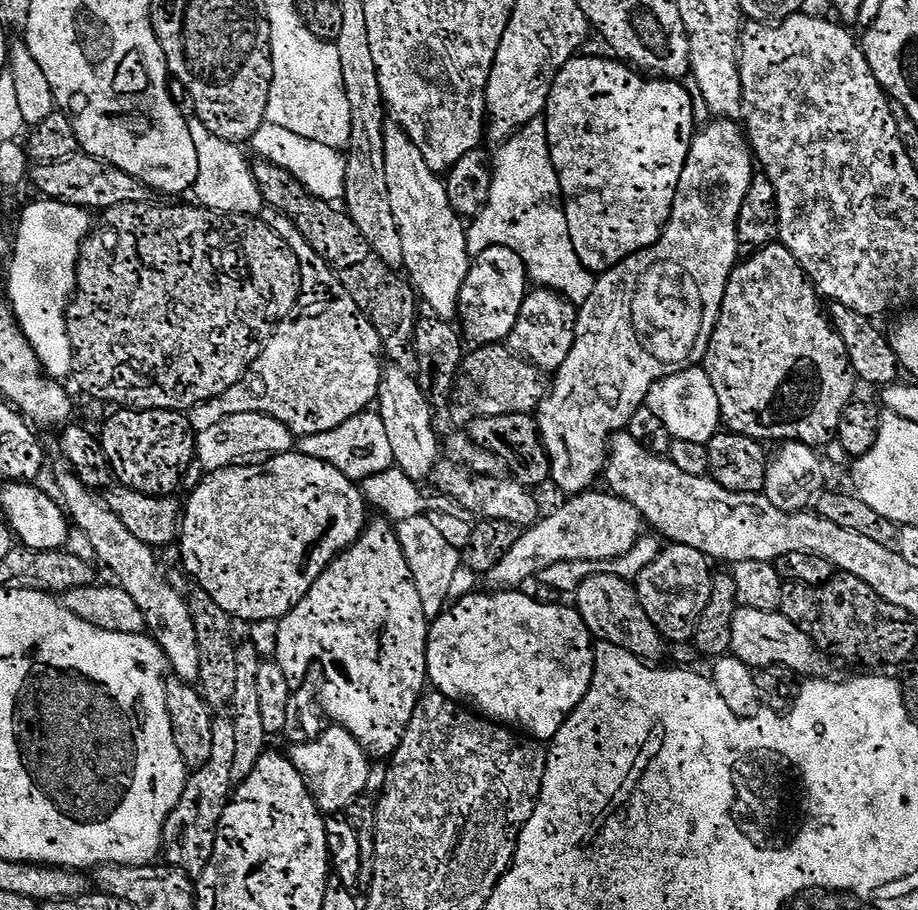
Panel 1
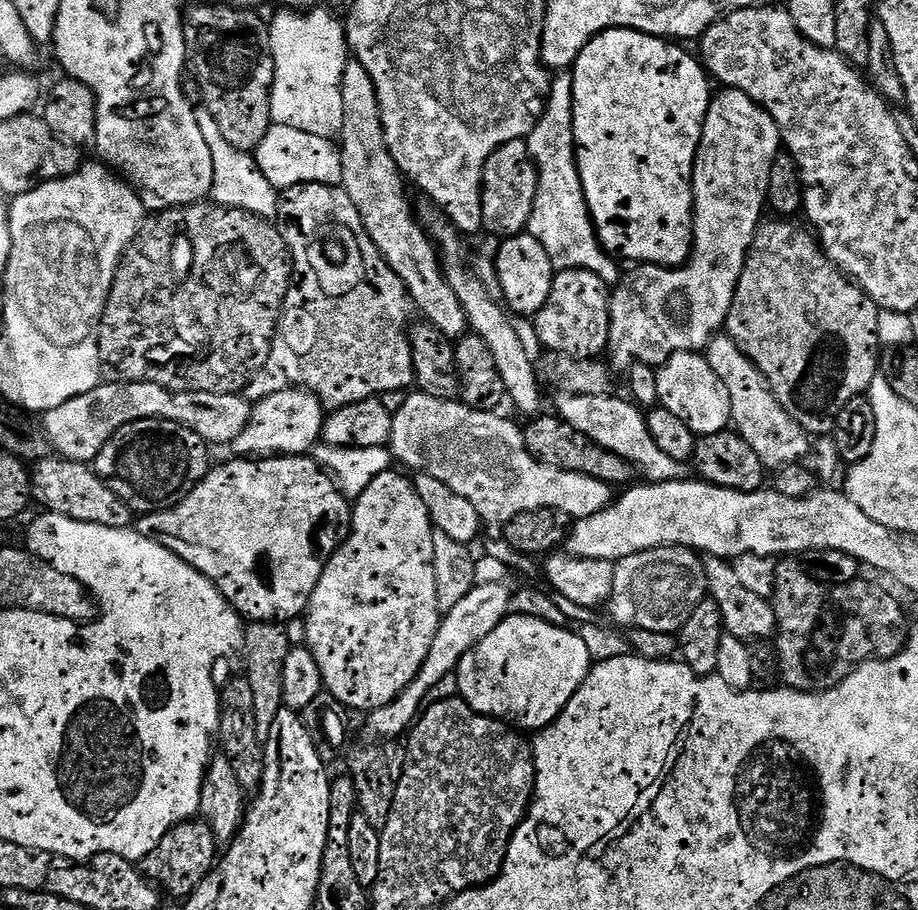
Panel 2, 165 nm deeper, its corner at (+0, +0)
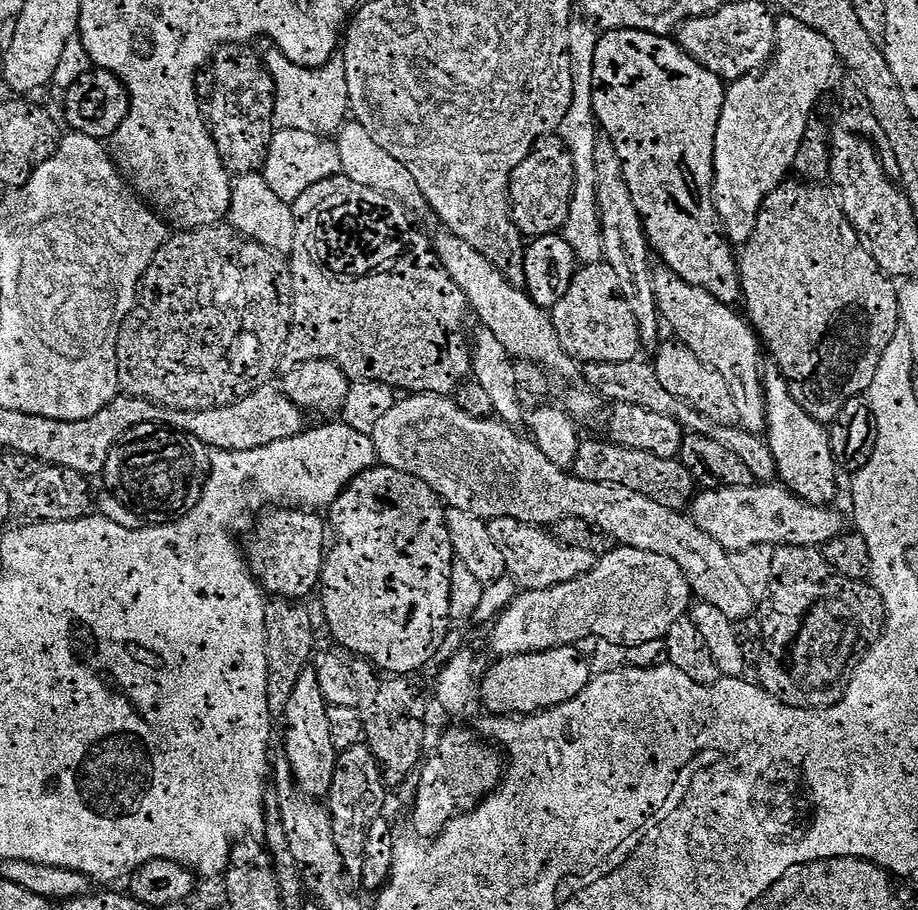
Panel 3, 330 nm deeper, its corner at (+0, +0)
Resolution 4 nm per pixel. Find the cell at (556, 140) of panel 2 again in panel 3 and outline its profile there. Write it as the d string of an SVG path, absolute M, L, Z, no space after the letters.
M584 18L573 19L568 33L570 34L570 78L574 82L574 94L570 98L570 110L566 110L566 118L562 118L560 123L558 135L562 142L566 142L570 150L570 158L574 158L574 194L570 202L570 210L566 214L562 235L566 242L570 242L576 259L581 265L598 264L604 259L604 247L602 246L602 222L596 197L598 125L592 101L592 79L594 78L594 54L598 50L600 36L597 29Z

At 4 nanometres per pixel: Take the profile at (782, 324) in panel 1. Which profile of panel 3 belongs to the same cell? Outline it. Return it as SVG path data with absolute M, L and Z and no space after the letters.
M788 178L765 198L757 215L757 225L747 244L743 245L738 256L740 266L740 285L744 291L742 297L743 307L748 307L746 319L753 328L756 335L760 337L763 347L772 354L775 367L779 368L781 374L788 379L790 394L806 410L808 414L819 420L821 424L828 426L836 419L836 416L850 402L850 398L864 396L869 386L874 382L874 374L878 370L878 362L882 362L882 354L886 354L886 346L890 346L890 338L901 328L900 322L900 294L893 277L887 276L878 266L878 262L872 256L867 243L862 239L856 228L846 218L846 214L840 205L840 197L831 187L824 184L810 184L803 178Z

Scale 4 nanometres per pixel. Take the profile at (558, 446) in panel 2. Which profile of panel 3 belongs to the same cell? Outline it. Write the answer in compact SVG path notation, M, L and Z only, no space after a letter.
M581 439L578 454L570 469L573 476L586 482L623 484L626 490L634 490L638 494L666 506L667 509L683 511L689 505L696 492L696 483L679 459L662 459L649 452L624 448L621 444L604 440Z

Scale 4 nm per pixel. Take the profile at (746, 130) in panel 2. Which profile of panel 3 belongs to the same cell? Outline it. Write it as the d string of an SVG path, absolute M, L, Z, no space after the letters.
M784 14L776 22L776 51L773 52L771 60L761 71L744 76L741 80L731 81L727 85L722 118L718 118L718 134L714 138L715 182L712 197L715 199L715 208L725 226L725 232L733 245L747 244L754 226L757 225L757 215L765 198L784 182L793 169L800 155L803 136L808 130L808 122L817 111L816 103L819 102L820 95L827 90L836 68L838 69L836 51L830 38L806 26L806 22Z

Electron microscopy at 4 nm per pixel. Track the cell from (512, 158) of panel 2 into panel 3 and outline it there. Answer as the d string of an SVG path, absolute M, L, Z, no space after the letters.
M559 135L543 136L526 158L512 171L510 202L512 217L525 238L554 236L563 229L574 194L574 158Z

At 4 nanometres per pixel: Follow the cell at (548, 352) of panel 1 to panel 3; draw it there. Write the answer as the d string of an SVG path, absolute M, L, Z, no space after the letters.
M606 263L585 264L570 282L570 290L550 310L558 339L577 362L630 362L641 355L640 331L634 313L624 301L618 277Z

